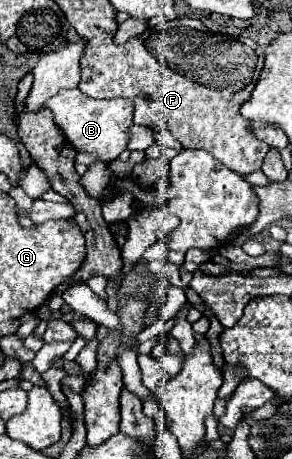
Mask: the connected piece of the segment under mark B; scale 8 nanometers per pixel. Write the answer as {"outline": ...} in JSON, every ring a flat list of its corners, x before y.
{"outline":[[61,89,55,97,47,101,47,107,53,111,57,127,63,131,67,141,87,153,95,153,101,161,109,163,127,149,129,129,133,127,133,103,131,99,91,99,79,89]]}

